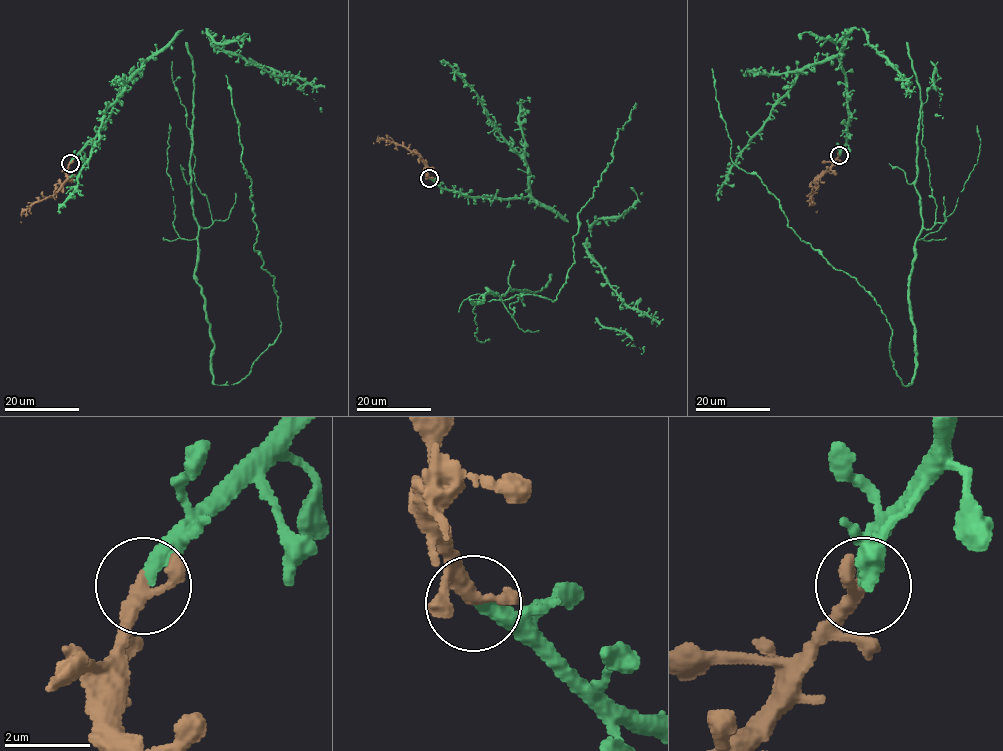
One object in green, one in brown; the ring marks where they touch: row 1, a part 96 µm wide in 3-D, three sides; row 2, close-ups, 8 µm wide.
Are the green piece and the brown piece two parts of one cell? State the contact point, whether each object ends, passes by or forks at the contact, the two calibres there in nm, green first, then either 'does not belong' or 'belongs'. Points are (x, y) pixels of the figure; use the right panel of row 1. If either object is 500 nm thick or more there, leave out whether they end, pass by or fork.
at (839, 155); green ends there; brown passes by; 320 nm thick on the green side, 280 nm on the other; belongs

